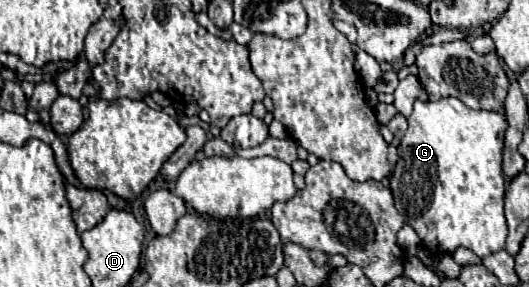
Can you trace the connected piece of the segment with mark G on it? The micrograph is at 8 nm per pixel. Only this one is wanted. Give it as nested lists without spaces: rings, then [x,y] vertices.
[[[458,98],[414,102],[408,130],[398,146],[400,160],[392,170],[390,190],[404,224],[416,230],[430,254],[452,254],[464,246],[484,258],[504,248],[508,236],[502,178],[506,126],[504,114],[470,110]]]

